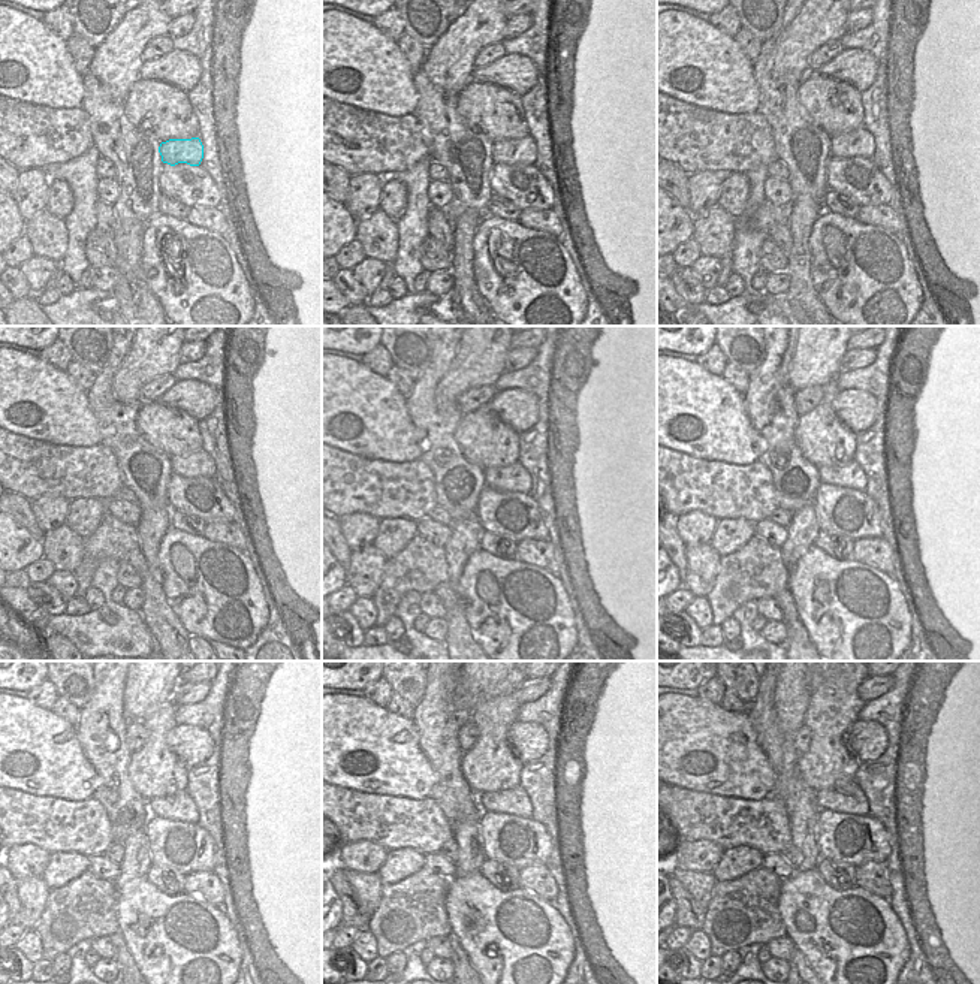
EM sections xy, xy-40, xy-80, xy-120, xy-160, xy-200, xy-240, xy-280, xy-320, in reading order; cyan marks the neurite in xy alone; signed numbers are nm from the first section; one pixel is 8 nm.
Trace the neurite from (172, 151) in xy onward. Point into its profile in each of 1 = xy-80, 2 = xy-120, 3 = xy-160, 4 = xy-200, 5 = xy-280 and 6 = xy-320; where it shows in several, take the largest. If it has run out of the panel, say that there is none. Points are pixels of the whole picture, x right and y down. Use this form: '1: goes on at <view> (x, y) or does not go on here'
1: goes on at xy-80 (859, 142)
2: goes on at xy-120 (184, 476)
3: goes on at xy-160 (515, 477)
4: goes on at xy-200 (850, 476)
5: goes on at xy-280 (515, 802)
6: goes on at xy-320 (849, 797)

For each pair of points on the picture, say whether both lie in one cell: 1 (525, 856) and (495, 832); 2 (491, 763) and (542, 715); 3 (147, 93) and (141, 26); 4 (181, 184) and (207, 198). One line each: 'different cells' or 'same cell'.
1: same cell
2: different cells
3: different cells
4: same cell

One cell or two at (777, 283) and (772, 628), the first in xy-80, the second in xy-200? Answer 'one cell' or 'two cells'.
one cell

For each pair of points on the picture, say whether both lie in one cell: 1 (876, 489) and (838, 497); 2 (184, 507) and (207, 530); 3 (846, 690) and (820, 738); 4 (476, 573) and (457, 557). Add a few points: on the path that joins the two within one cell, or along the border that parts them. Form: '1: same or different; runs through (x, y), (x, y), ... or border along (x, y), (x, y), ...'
1: different; border along (862, 491), (874, 501), (880, 513), (880, 522)
2: same; runs through (190, 513), (201, 524)
3: same; runs through (835, 702), (826, 726)
4: different; border along (479, 548), (469, 557), (455, 591)

